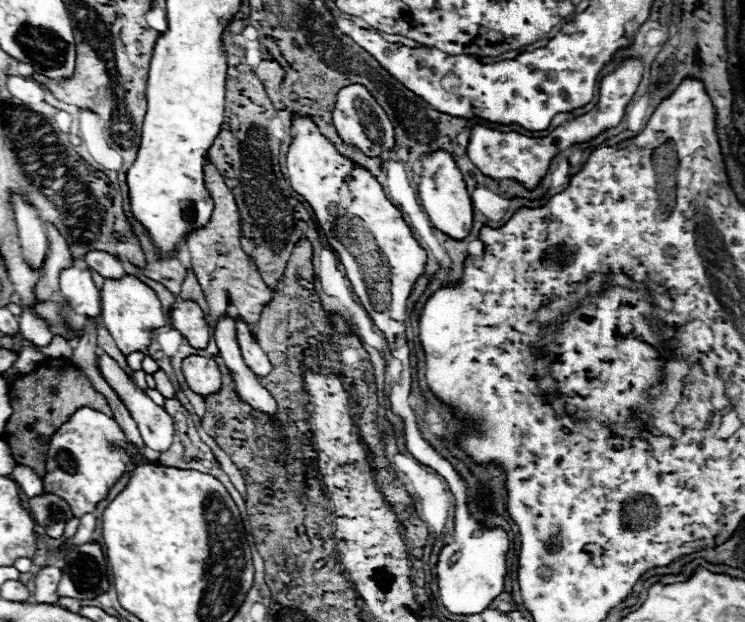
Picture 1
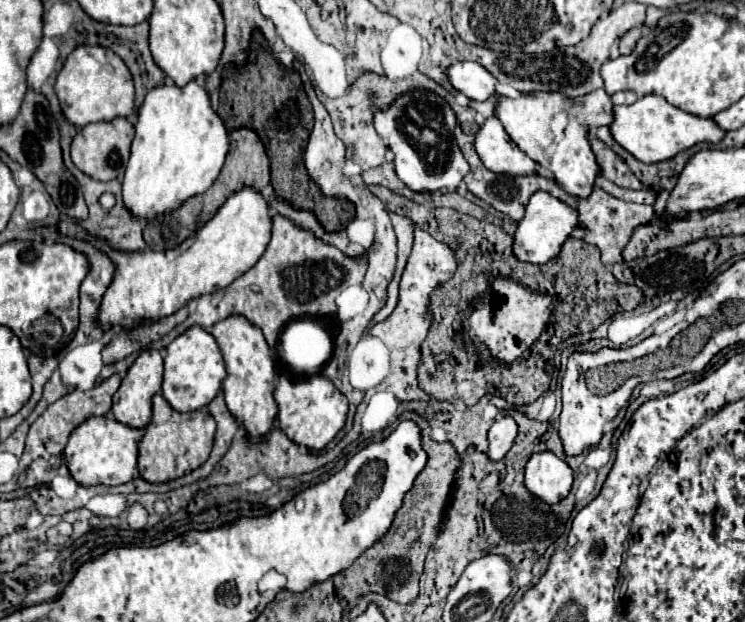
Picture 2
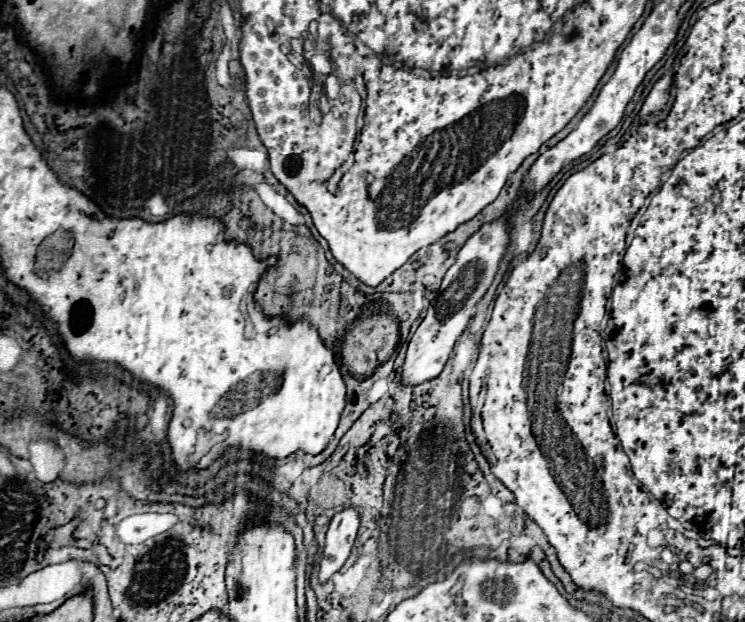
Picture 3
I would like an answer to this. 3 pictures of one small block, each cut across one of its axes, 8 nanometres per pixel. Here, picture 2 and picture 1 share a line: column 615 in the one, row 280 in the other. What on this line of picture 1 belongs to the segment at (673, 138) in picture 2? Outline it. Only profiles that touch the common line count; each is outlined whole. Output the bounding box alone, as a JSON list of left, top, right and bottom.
[102,276,166,356]

